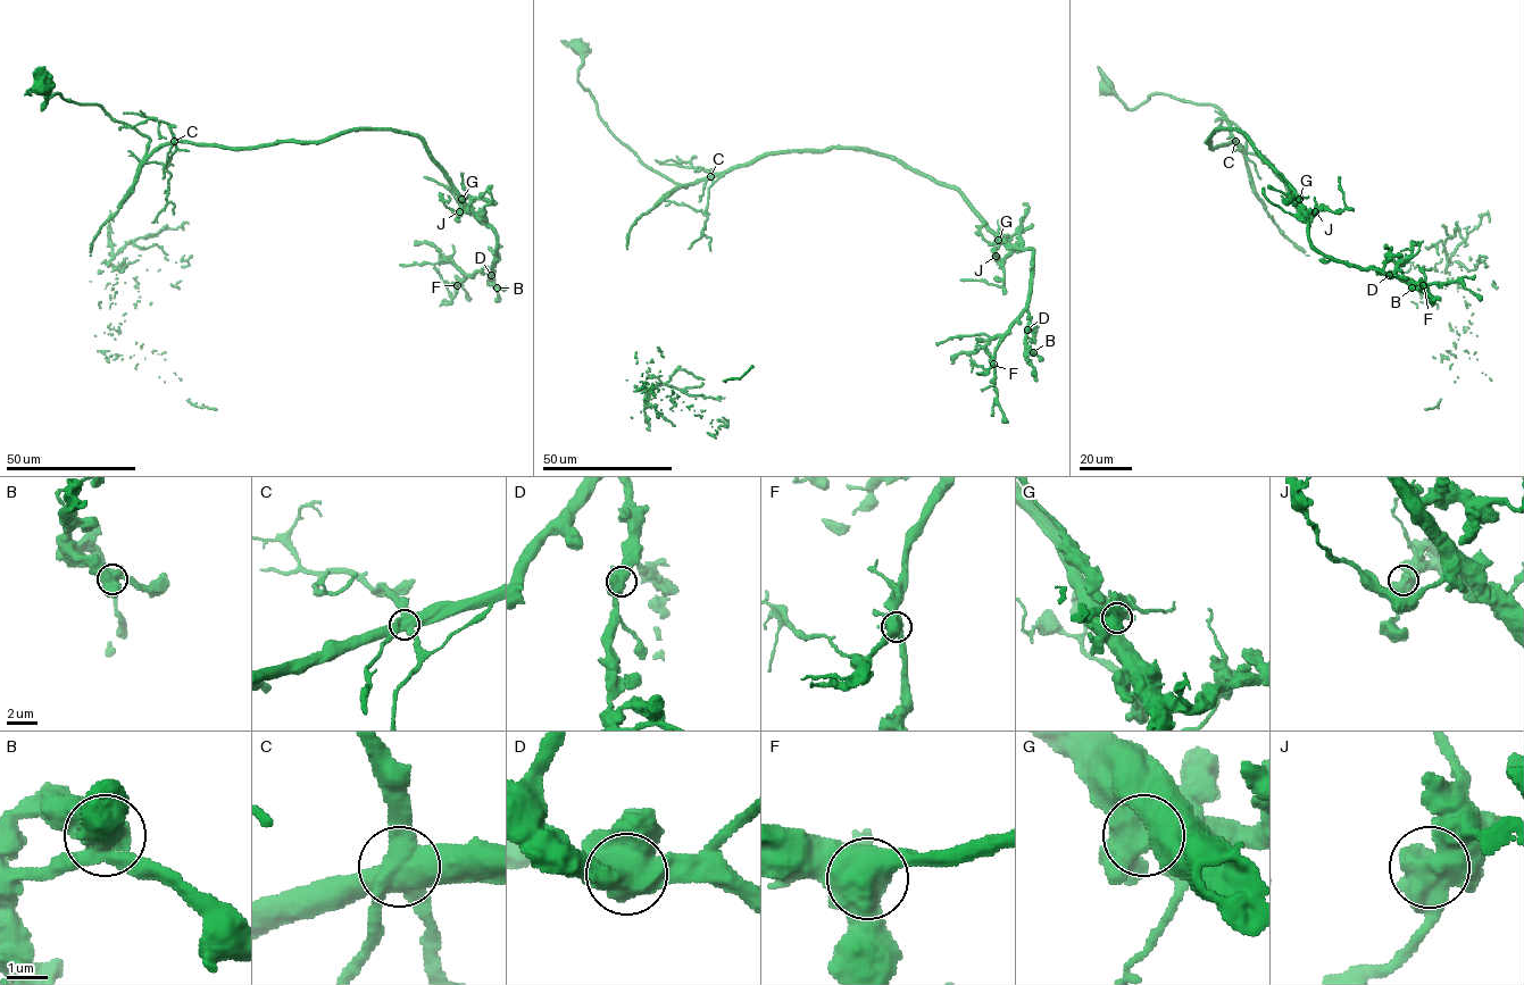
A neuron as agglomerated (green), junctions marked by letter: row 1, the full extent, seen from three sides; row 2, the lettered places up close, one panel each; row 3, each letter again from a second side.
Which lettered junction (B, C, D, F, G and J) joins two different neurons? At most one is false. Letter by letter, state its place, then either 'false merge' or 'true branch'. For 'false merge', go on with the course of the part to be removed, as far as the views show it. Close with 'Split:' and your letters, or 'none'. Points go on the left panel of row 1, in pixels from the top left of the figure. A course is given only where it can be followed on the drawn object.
B: at (497, 288); true branch
C: at (174, 141); false merge; foreign part runs (174, 141), (176, 150), (167, 167), (171, 177), (166, 206), (152, 223)
D: at (491, 275); true branch
F: at (457, 285); true branch
G: at (461, 199); true branch
J: at (459, 211); true branch
Split: C

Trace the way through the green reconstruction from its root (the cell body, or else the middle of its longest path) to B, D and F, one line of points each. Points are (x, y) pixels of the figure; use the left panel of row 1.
B: (43, 88), (41, 108), (97, 103), (150, 140), (146, 157), (414, 134), (496, 233), (497, 288)
D: (43, 88), (41, 108), (97, 103), (150, 140), (146, 157), (414, 134), (496, 233), (491, 275)
F: (43, 88), (41, 108), (97, 103), (150, 140), (146, 157), (414, 134), (496, 234), (493, 266), (457, 285)

